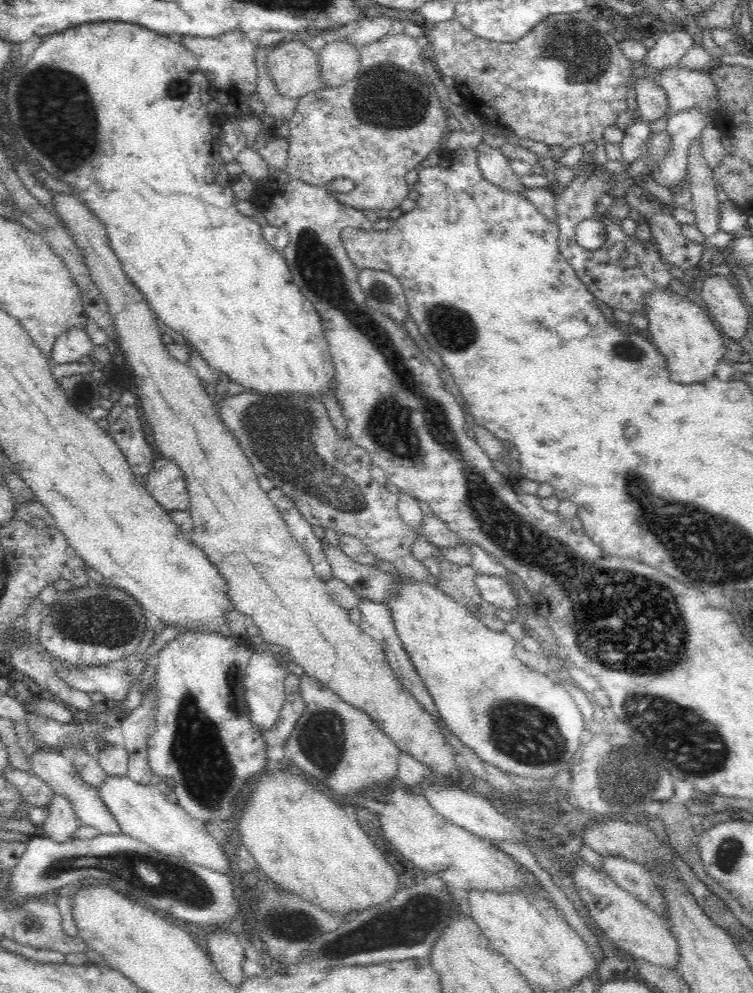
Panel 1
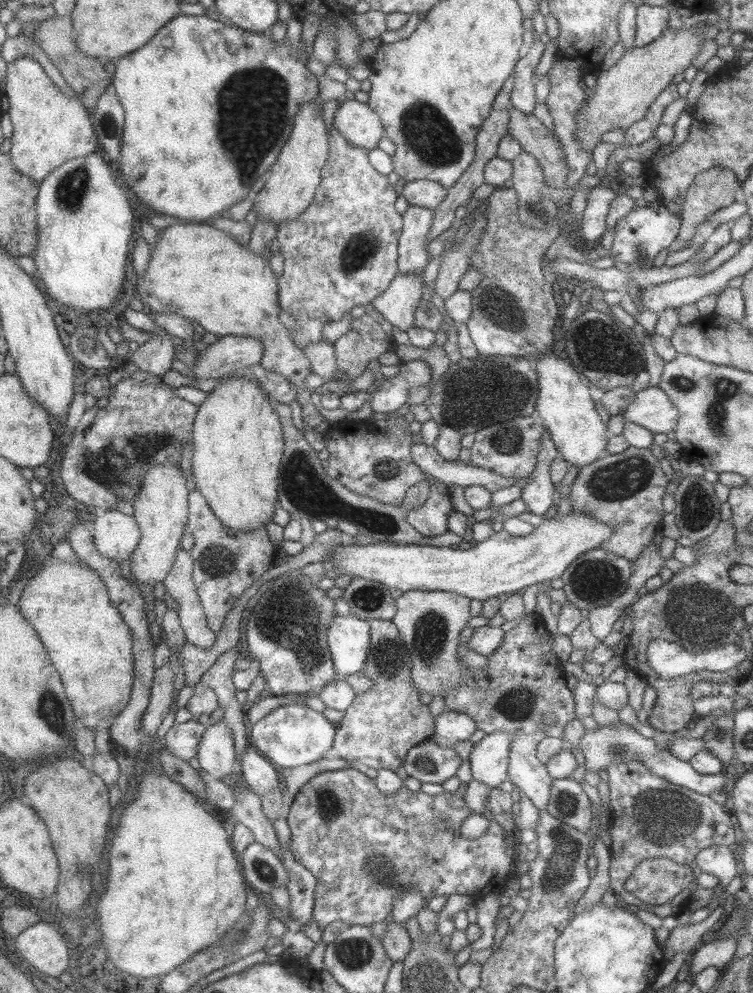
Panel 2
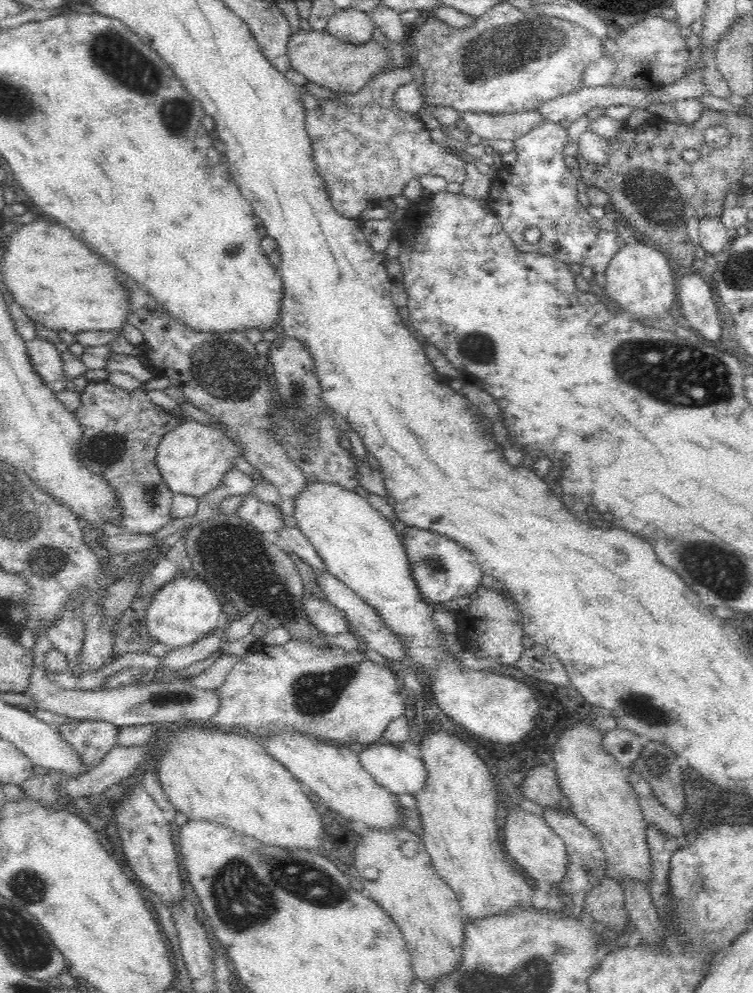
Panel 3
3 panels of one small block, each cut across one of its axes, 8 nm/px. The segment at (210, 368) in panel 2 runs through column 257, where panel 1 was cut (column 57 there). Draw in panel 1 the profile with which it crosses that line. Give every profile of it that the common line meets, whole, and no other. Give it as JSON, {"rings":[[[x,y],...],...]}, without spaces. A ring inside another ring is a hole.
{"rings":[[[84,326],[68,328],[64,334],[56,339],[51,352],[51,360],[56,365],[76,362],[82,356],[92,356],[95,345],[83,328]]]}

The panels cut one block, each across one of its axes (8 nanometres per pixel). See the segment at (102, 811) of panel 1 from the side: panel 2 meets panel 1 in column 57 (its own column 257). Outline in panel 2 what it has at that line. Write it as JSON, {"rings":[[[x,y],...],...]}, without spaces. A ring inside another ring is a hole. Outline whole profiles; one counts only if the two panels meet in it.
{"rings":[[[252,746],[244,749],[236,767],[250,790],[260,797],[280,785],[276,767]]]}

